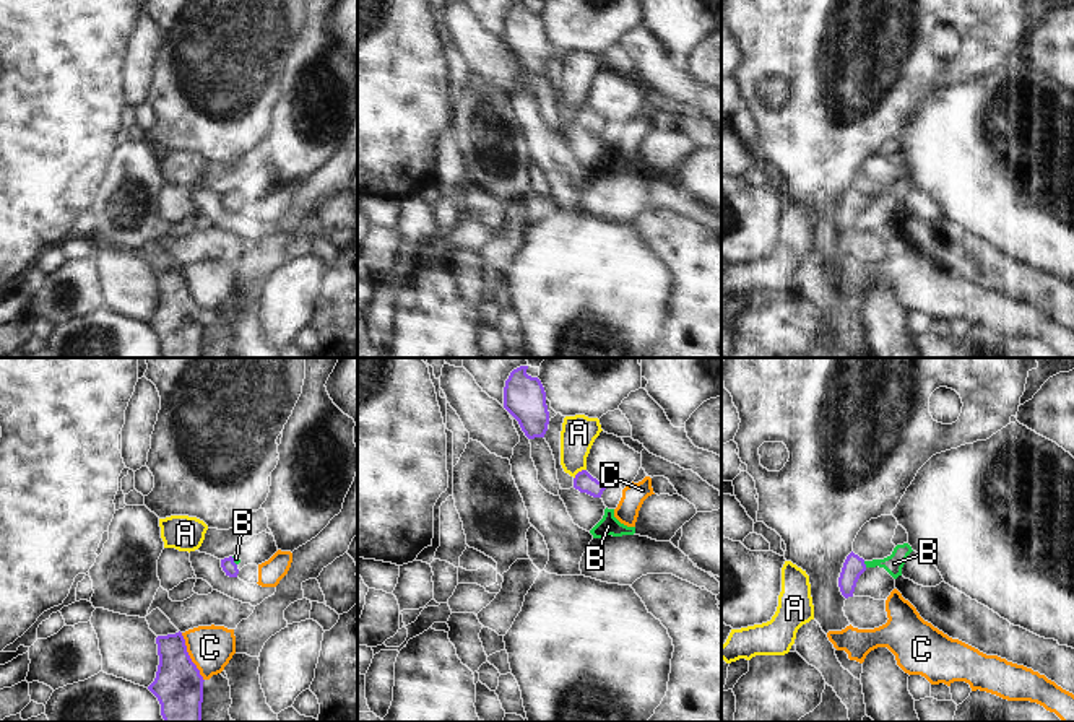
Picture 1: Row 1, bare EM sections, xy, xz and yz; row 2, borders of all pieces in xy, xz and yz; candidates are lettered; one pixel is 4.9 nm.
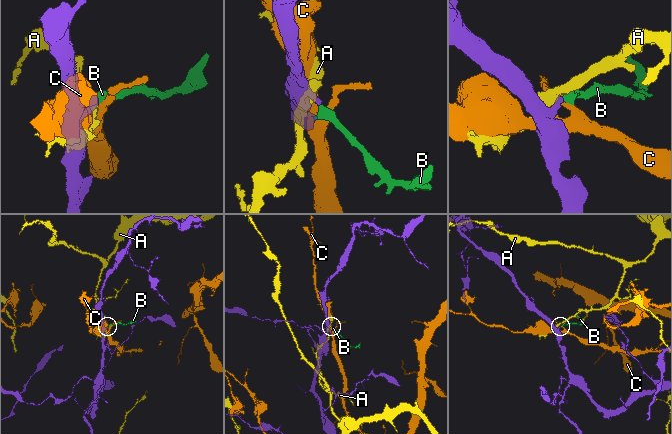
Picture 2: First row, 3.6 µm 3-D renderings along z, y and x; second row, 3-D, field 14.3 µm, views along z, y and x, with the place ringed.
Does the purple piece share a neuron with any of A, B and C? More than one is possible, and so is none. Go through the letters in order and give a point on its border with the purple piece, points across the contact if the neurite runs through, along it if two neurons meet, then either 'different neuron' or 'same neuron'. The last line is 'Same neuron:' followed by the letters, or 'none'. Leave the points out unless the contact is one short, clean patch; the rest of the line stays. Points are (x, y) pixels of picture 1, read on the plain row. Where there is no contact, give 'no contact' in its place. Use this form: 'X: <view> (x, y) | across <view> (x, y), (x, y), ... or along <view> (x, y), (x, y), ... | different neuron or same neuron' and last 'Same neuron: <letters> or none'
A: xz (579, 108) | along xz (585, 104), (574, 114) | different neuron
B: yz (865, 200) | across yz (853, 202), (865, 200), (894, 199) | same neuron
C: xy (189, 293) | different neuron
Same neuron: B

